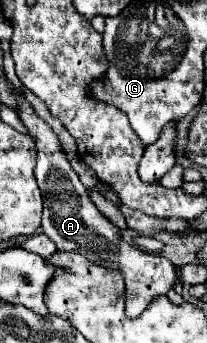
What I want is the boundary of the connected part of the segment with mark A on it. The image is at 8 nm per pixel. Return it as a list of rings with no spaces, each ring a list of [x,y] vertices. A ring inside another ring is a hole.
[[[16,90],[16,100],[20,104],[18,116],[22,118],[22,122],[26,124],[26,128],[30,130],[38,146],[36,180],[44,198],[44,214],[42,214],[44,234],[50,240],[54,240],[58,250],[62,252],[80,252],[82,256],[88,256],[88,260],[96,264],[104,264],[104,268],[120,270],[126,282],[126,316],[128,318],[140,316],[150,302],[154,302],[158,296],[168,294],[168,290],[172,290],[178,284],[176,266],[162,256],[144,254],[142,250],[122,240],[120,230],[92,204],[86,188],[82,186],[78,174],[72,170],[52,128],[34,114],[32,106],[26,102],[20,90]]]

